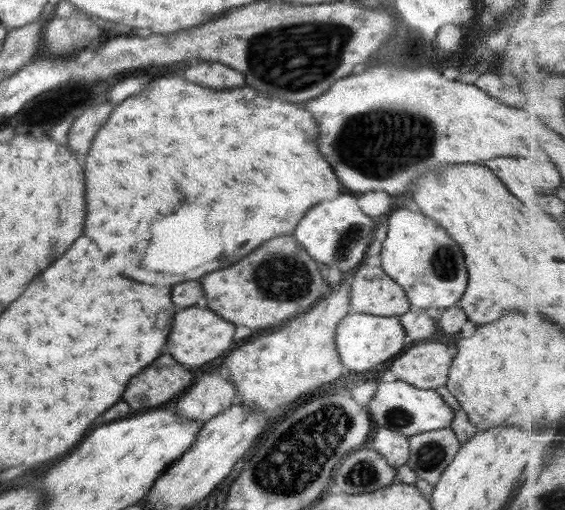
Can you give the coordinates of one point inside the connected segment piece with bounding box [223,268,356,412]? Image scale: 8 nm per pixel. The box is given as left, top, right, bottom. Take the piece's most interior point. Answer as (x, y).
(297, 358)

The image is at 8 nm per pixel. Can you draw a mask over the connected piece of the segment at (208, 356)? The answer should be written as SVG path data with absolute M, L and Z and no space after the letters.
M186 308L182 312L178 312L174 316L174 324L172 324L172 332L168 334L168 340L166 340L166 346L164 346L164 352L166 350L170 352L170 356L174 360L178 360L180 364L186 364L186 366L202 366L214 358L218 358L222 352L226 352L232 344L232 336L234 336L234 324L222 320L220 316L216 316L214 312L206 310L206 308Z

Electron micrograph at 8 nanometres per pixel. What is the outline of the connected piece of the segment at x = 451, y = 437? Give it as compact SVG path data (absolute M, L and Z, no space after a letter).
M450 427L421 432L409 437L410 454L407 465L416 473L417 479L434 486L452 462L460 445Z

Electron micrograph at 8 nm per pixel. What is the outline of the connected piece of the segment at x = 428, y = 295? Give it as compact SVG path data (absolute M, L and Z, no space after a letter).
M400 208L387 220L387 236L381 248L381 267L399 284L409 303L431 312L454 307L467 287L467 266L462 249L446 231L418 209Z

